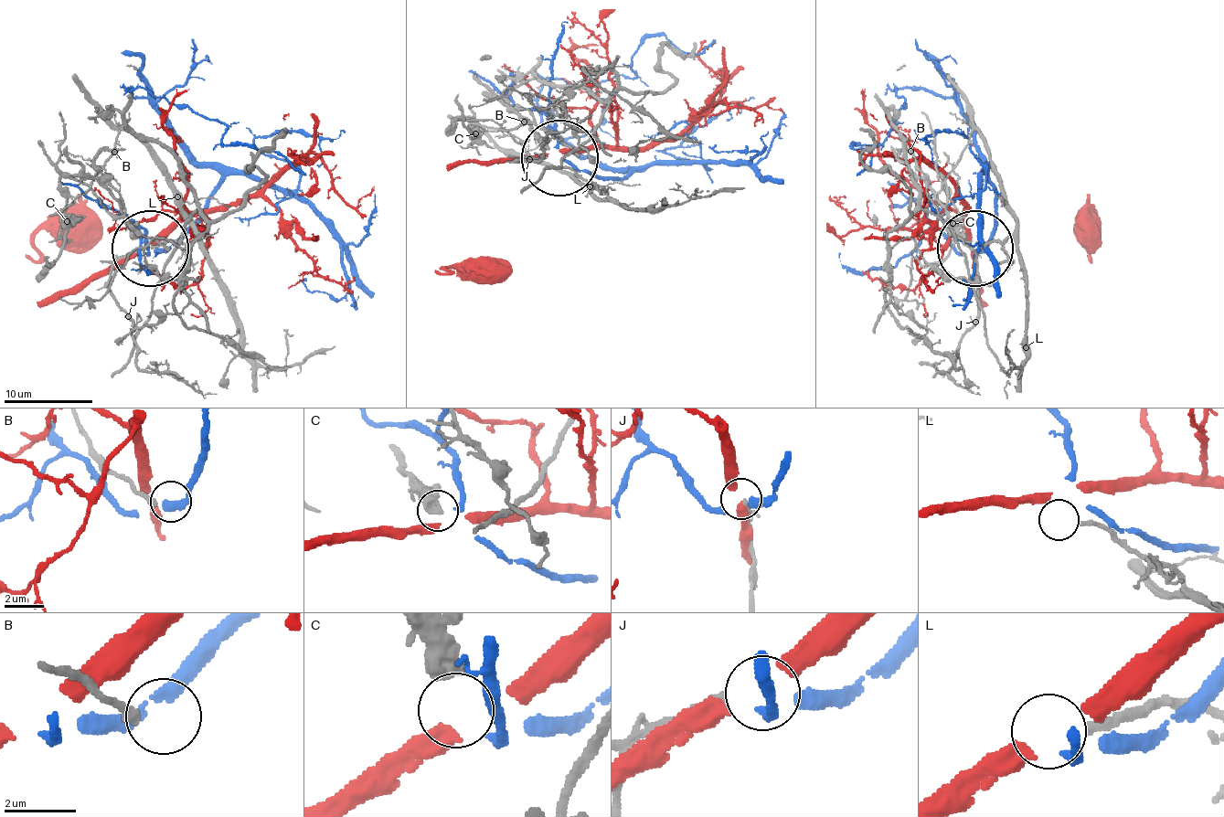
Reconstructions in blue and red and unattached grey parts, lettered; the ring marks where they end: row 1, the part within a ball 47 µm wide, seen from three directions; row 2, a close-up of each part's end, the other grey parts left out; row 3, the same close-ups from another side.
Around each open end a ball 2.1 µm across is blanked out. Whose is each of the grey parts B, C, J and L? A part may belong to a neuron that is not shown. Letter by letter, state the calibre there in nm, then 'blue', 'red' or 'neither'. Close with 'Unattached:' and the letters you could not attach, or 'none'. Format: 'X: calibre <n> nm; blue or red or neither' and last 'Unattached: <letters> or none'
B: calibre 240 nm; neither
C: calibre 500 nm; neither
J: calibre 240 nm; blue
L: calibre 240 nm; neither
Unattached: B, C, L

